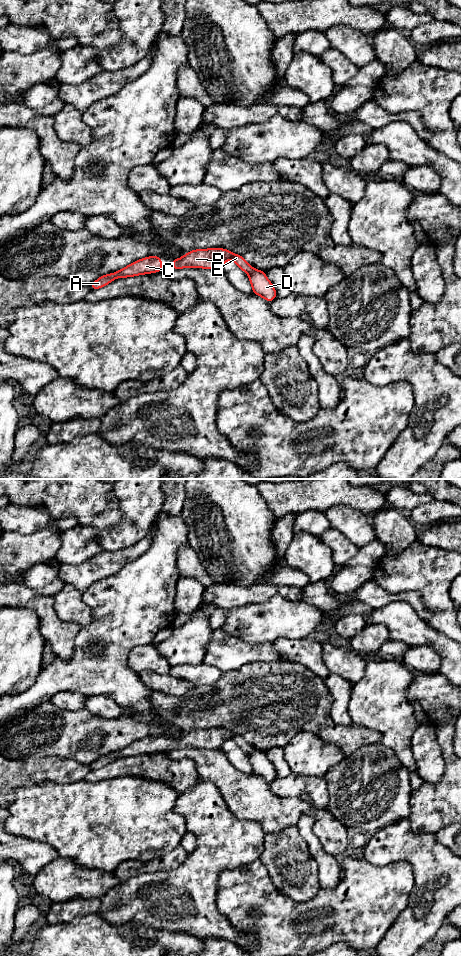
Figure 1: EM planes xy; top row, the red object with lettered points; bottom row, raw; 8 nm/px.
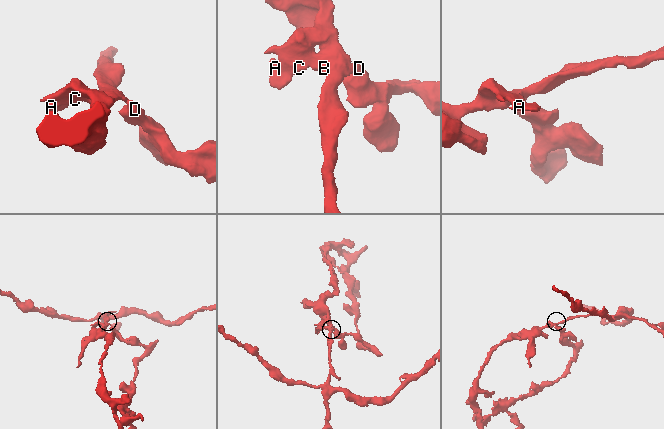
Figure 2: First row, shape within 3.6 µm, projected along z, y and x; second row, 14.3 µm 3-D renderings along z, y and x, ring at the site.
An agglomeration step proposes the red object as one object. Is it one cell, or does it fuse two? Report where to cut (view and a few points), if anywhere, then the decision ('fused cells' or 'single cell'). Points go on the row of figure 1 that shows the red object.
cut in xy along (254, 269), (249, 274); fused cells

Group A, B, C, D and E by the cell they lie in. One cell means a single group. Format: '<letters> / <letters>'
A B C E / D

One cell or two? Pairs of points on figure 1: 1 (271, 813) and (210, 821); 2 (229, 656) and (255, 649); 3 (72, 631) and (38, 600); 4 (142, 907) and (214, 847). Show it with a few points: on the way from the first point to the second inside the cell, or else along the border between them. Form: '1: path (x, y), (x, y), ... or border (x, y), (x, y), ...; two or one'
1: border (223, 797), (235, 816), (259, 823); two
2: path (235, 653), (249, 652); one
3: path (62, 629), (44, 610); one
4: path (160, 899), (196, 865); one

